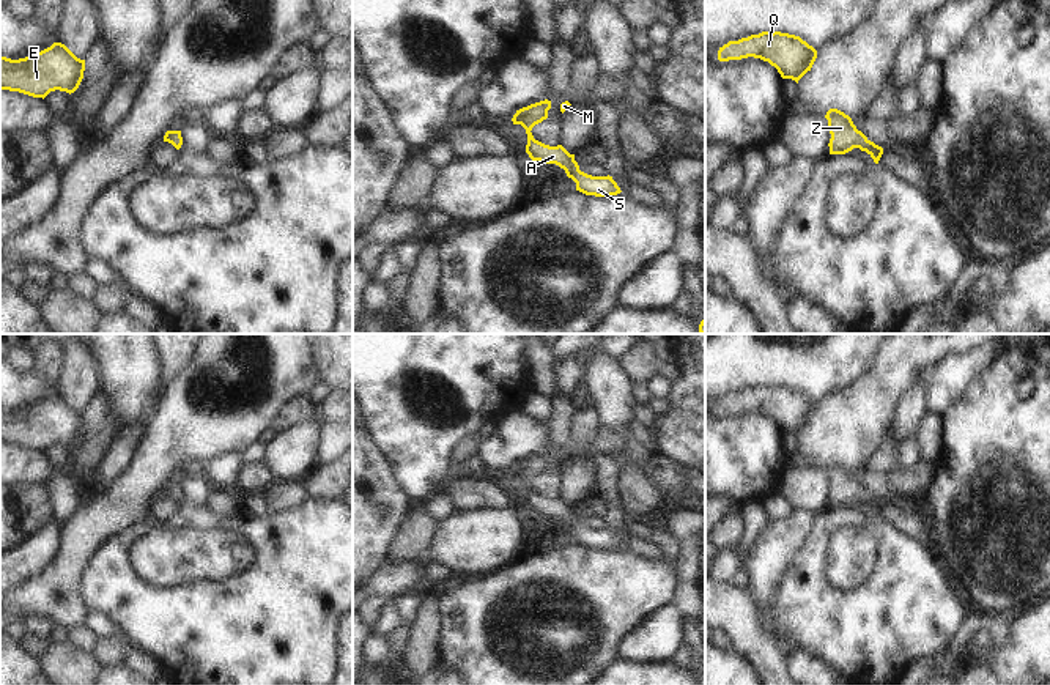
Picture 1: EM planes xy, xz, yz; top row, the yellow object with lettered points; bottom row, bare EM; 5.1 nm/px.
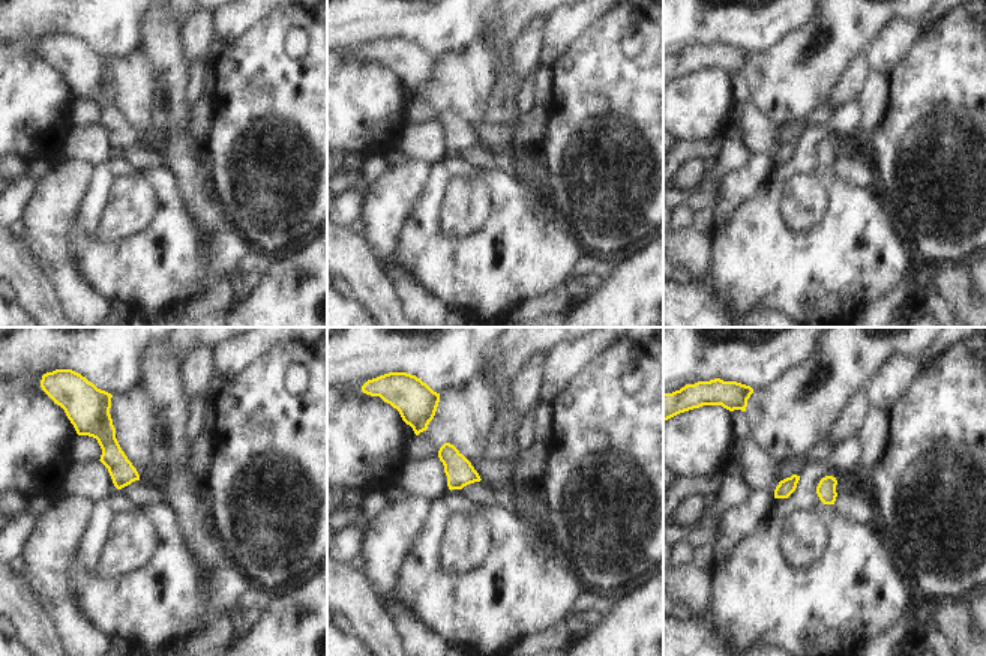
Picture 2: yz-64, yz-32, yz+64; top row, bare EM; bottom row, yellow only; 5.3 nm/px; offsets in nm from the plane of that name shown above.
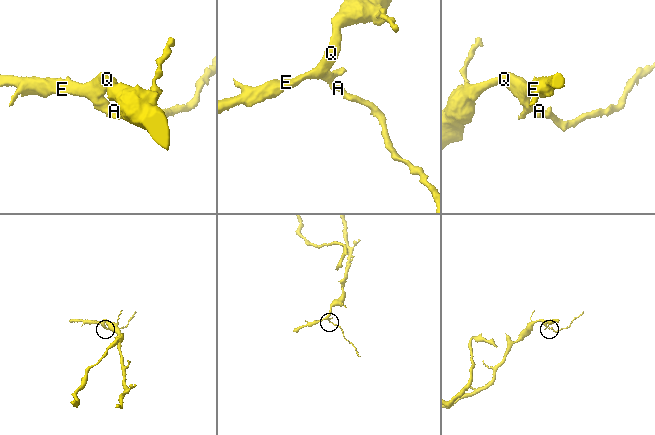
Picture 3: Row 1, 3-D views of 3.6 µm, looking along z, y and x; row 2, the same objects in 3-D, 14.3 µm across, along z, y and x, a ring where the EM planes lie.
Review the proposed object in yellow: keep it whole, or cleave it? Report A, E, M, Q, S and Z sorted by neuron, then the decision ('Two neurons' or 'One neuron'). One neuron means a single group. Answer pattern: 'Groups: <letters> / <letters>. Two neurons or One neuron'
Groups: A E M Q S Z. One neuron.

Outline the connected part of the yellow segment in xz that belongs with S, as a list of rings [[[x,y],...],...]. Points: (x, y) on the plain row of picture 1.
[[[545,452],[516,463],[512,474],[521,477],[527,487],[526,505],[532,513],[556,517],[565,523],[567,529],[576,535],[576,543],[586,548],[611,550],[620,546],[620,540],[612,529],[592,529],[579,523],[575,507],[562,498],[549,499],[534,491],[532,480],[548,471],[551,454]]]

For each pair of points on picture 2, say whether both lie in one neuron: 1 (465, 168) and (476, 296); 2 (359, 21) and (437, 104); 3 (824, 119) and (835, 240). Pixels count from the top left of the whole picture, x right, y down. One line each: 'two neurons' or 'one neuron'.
1: one neuron
2: two neurons
3: one neuron

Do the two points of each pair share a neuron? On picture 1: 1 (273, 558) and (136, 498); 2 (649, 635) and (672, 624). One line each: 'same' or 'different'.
1: different
2: same

